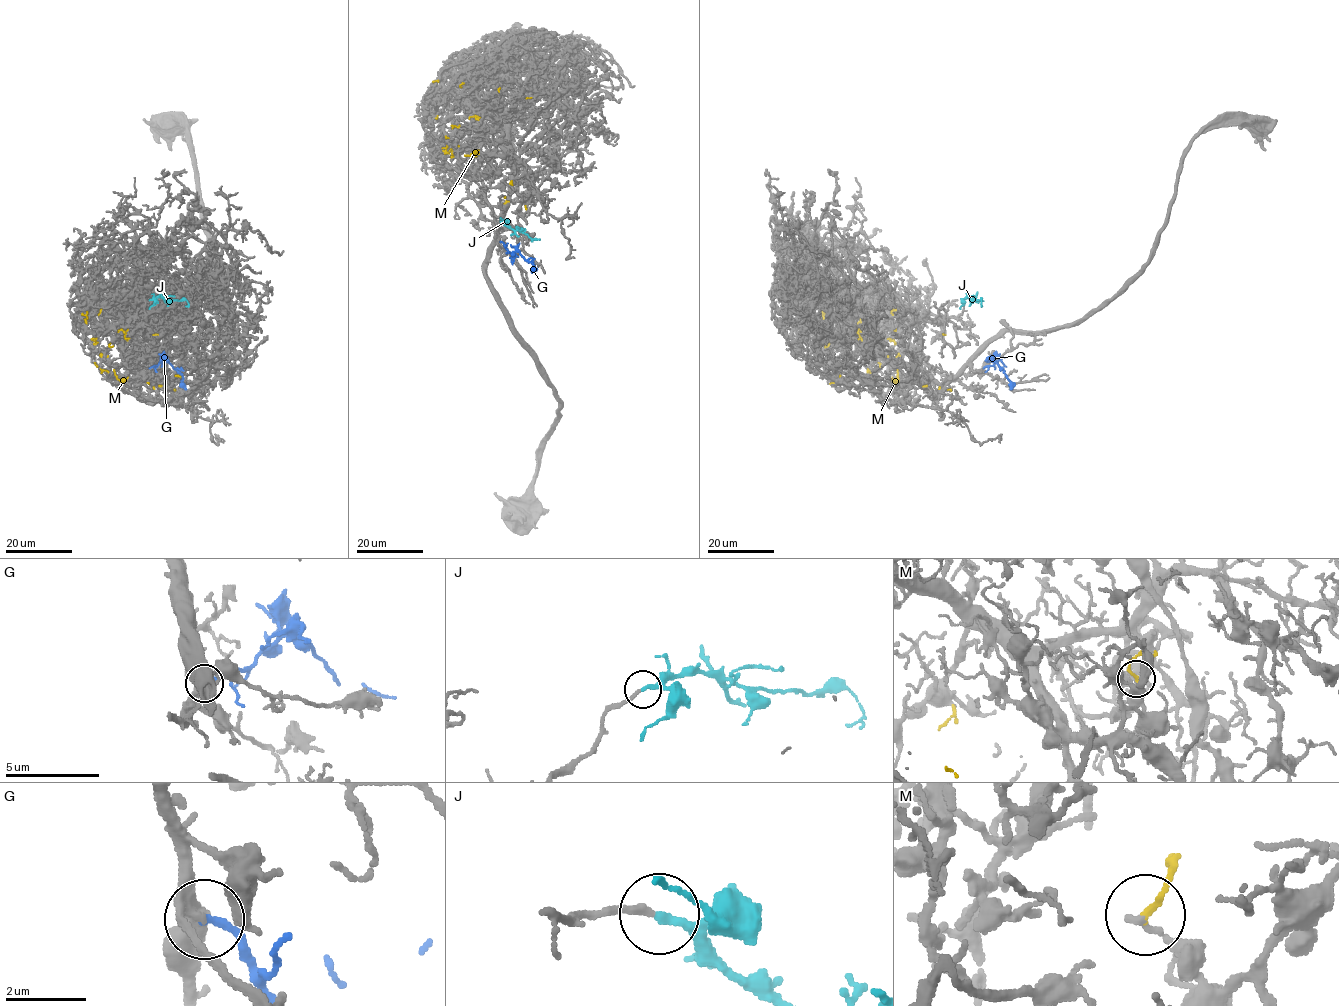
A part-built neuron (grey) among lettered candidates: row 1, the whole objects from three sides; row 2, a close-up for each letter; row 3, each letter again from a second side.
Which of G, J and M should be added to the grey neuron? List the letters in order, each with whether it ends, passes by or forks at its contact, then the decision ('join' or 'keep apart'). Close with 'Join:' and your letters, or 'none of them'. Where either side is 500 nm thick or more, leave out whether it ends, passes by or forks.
G: it ends | join
J: it ends | join
M: it ends | keep apart
Join: G, J

